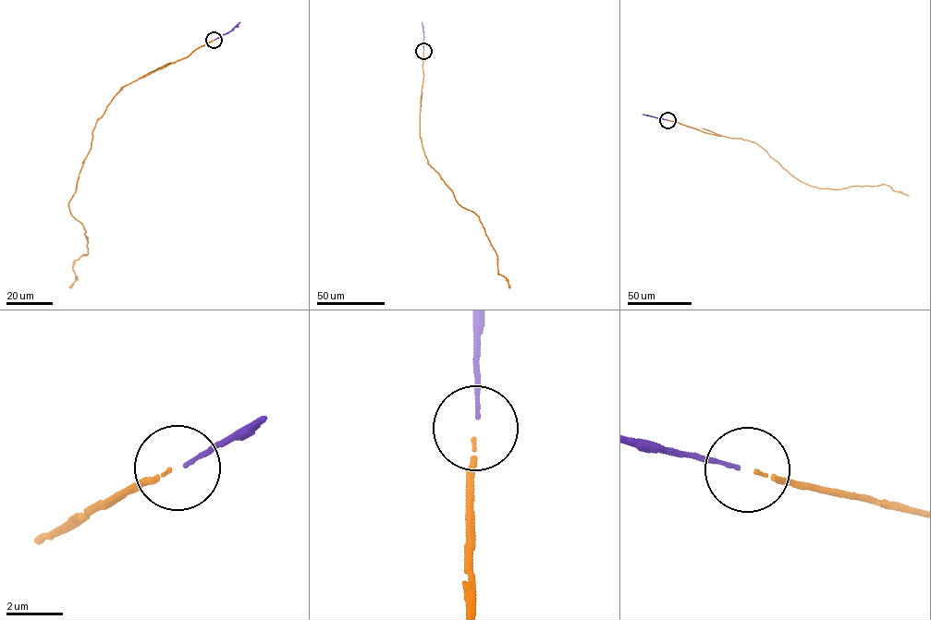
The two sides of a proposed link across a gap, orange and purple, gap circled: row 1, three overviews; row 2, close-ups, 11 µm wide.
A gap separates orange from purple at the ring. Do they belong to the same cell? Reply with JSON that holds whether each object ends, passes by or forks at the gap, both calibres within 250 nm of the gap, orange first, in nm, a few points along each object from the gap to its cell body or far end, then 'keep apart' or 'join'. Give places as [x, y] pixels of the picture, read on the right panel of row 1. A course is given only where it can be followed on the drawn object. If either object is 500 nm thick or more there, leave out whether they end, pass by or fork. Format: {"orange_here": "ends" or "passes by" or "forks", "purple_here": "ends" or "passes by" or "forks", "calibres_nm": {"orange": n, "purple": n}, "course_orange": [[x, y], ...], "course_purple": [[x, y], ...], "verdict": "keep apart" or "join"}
{"orange_here": "ends", "purple_here": "ends", "calibres_nm": {"orange": 120, "purple": 110}, "course_orange": [[668, 120], [704, 132], [756, 143], [790, 174], [812, 186], [839, 189], [883, 184], [909, 195]], "course_purple": [[667, 120], [642, 114]], "verdict": "join"}

